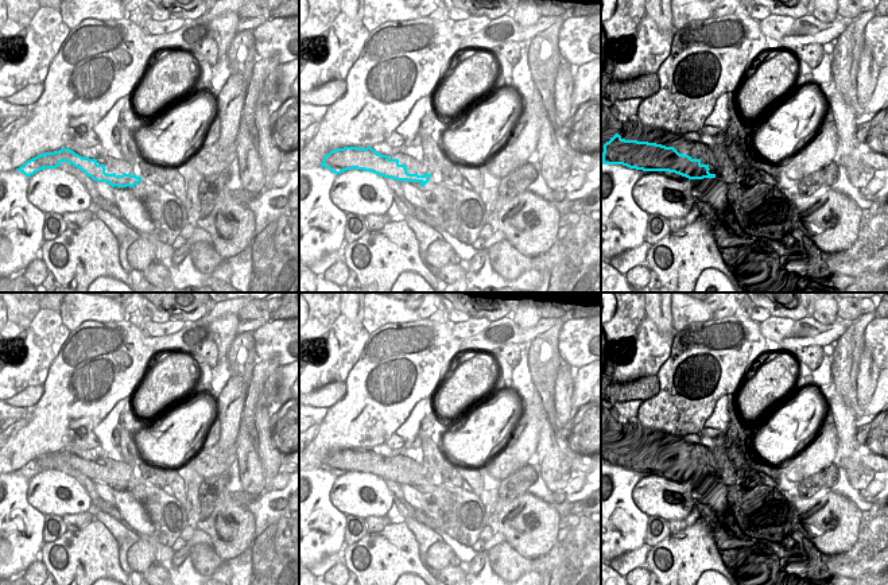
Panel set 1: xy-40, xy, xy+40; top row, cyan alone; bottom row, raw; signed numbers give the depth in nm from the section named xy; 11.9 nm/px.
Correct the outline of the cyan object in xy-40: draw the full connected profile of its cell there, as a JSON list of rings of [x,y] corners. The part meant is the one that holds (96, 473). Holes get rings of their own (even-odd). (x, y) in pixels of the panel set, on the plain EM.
[[[69,450],[40,456],[27,462],[23,468],[20,468],[16,472],[30,480],[31,477],[43,470],[57,470],[58,468],[61,468],[62,464],[69,464],[74,469],[84,473],[93,483],[106,484],[112,489],[133,489],[136,485],[141,483],[141,479],[136,479],[135,474],[132,477],[125,474],[123,474],[121,477],[117,477],[116,474],[106,476],[105,468],[98,466],[97,461],[84,460]]]

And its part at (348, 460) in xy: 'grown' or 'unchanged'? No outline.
unchanged

